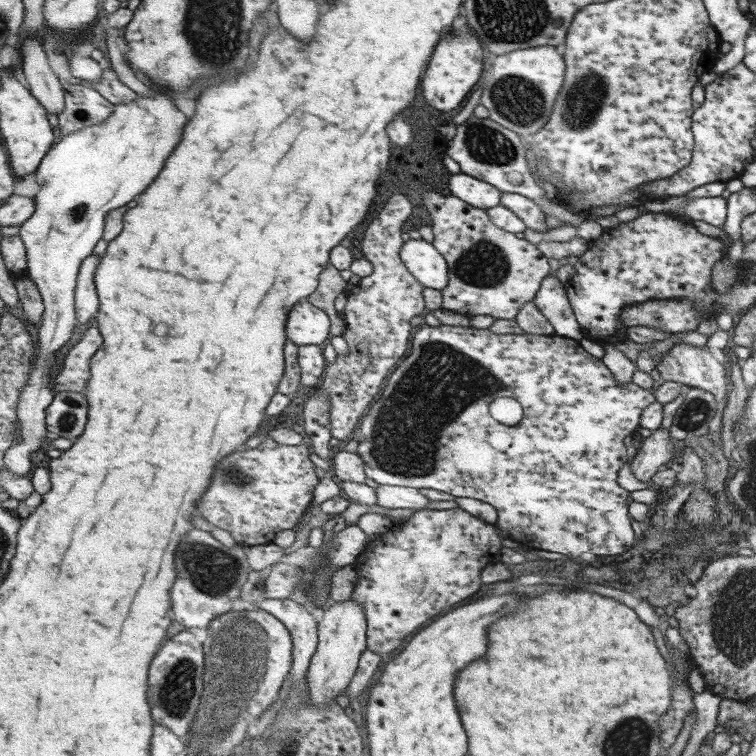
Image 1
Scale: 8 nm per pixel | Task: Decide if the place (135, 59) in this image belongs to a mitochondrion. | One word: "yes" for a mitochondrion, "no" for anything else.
no

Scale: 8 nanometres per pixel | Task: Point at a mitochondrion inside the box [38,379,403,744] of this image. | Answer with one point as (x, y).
(214, 572)

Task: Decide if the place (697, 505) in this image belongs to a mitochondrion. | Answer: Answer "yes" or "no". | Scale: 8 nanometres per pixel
no

